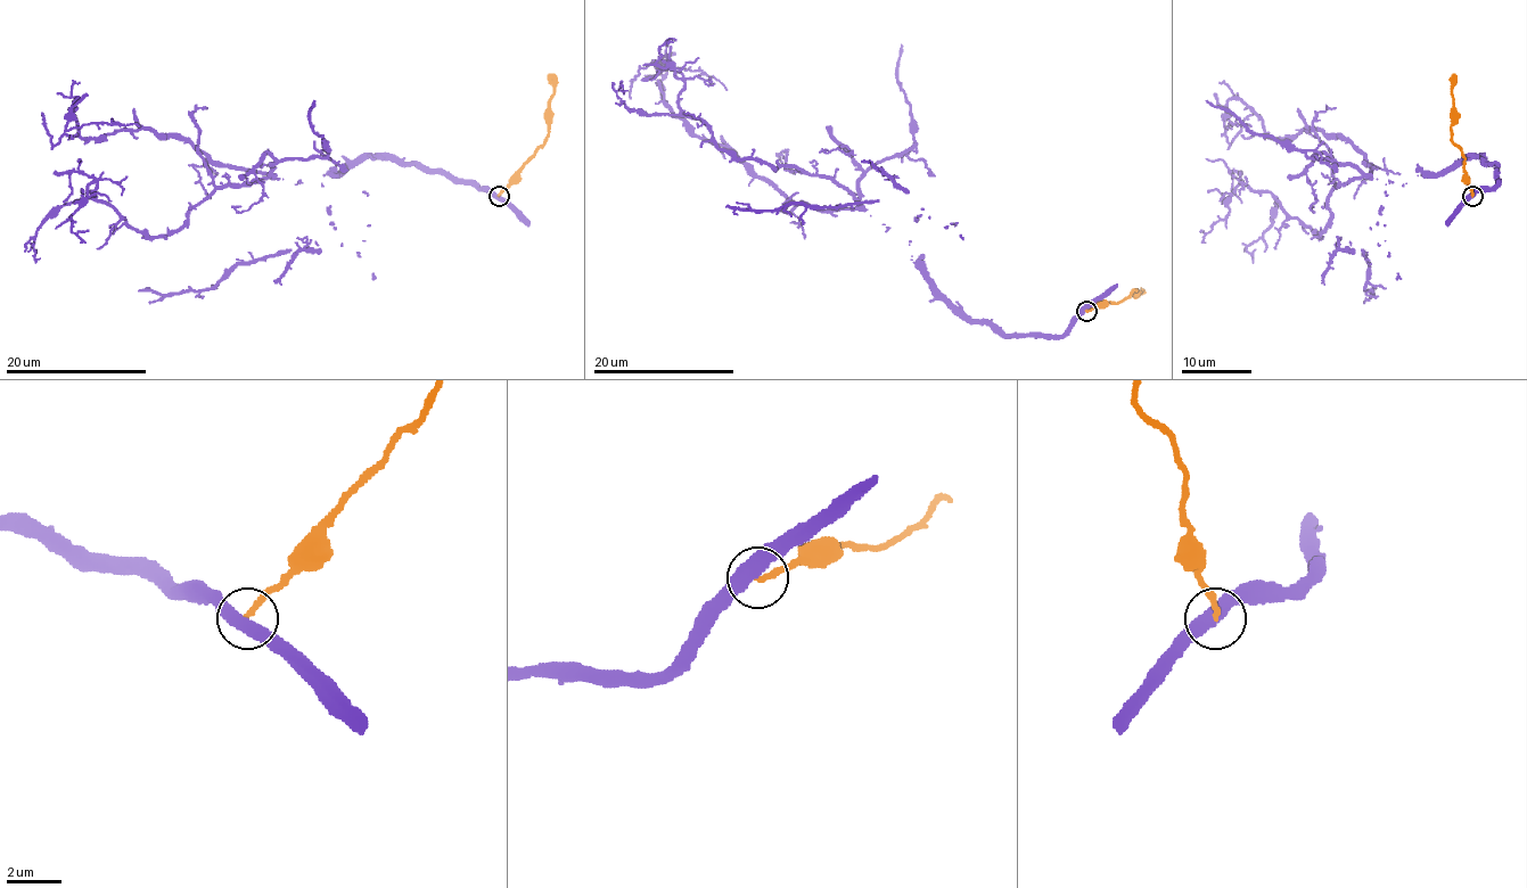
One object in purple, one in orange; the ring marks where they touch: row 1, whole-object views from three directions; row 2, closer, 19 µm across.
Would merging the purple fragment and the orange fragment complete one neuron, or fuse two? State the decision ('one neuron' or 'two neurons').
two neurons

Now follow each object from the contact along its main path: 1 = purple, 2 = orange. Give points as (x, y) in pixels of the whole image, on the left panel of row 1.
1: (498, 196), (397, 159), (361, 157), (322, 186), (147, 129), (82, 138), (79, 99), (66, 128), (139, 125)
2: (498, 196), (510, 177), (548, 140), (548, 108), (552, 87), (548, 74)

